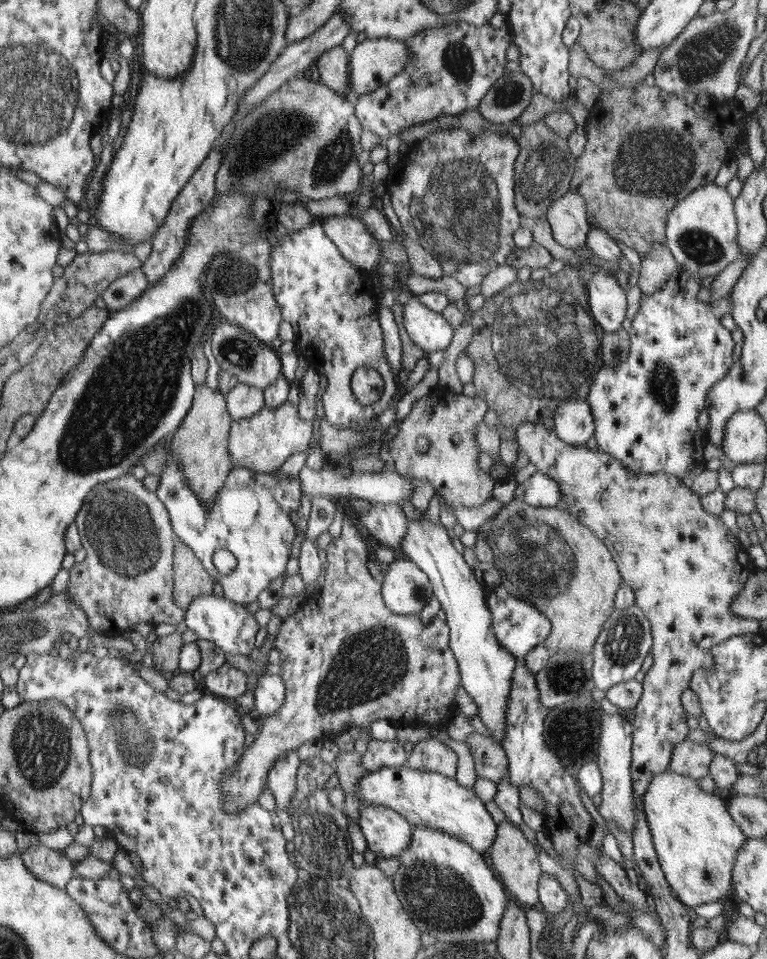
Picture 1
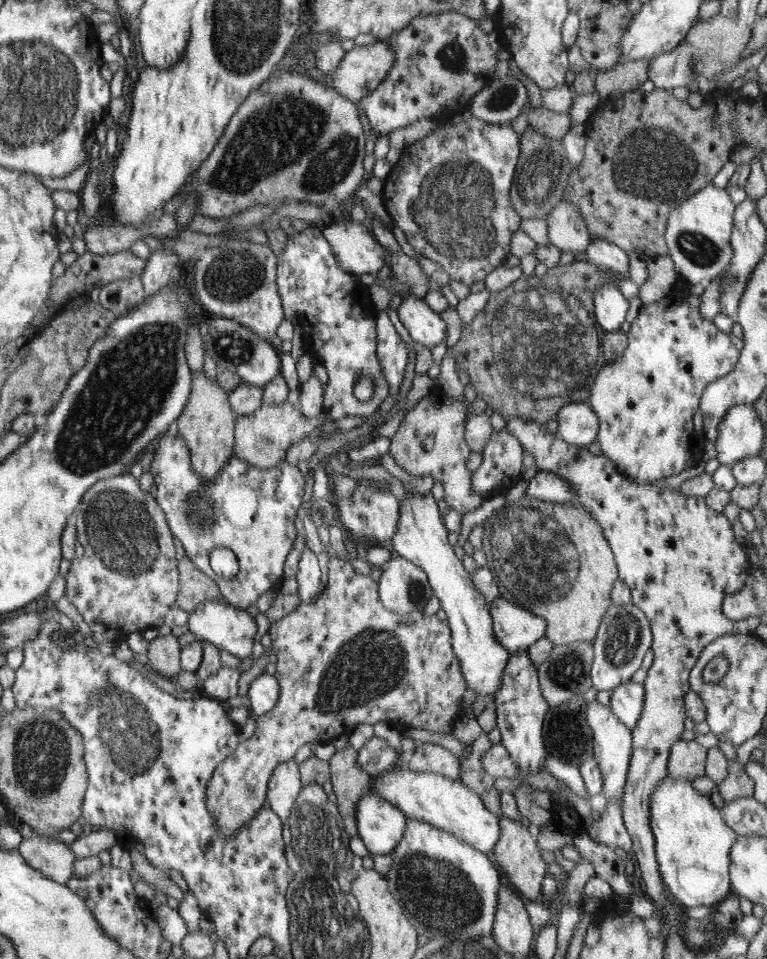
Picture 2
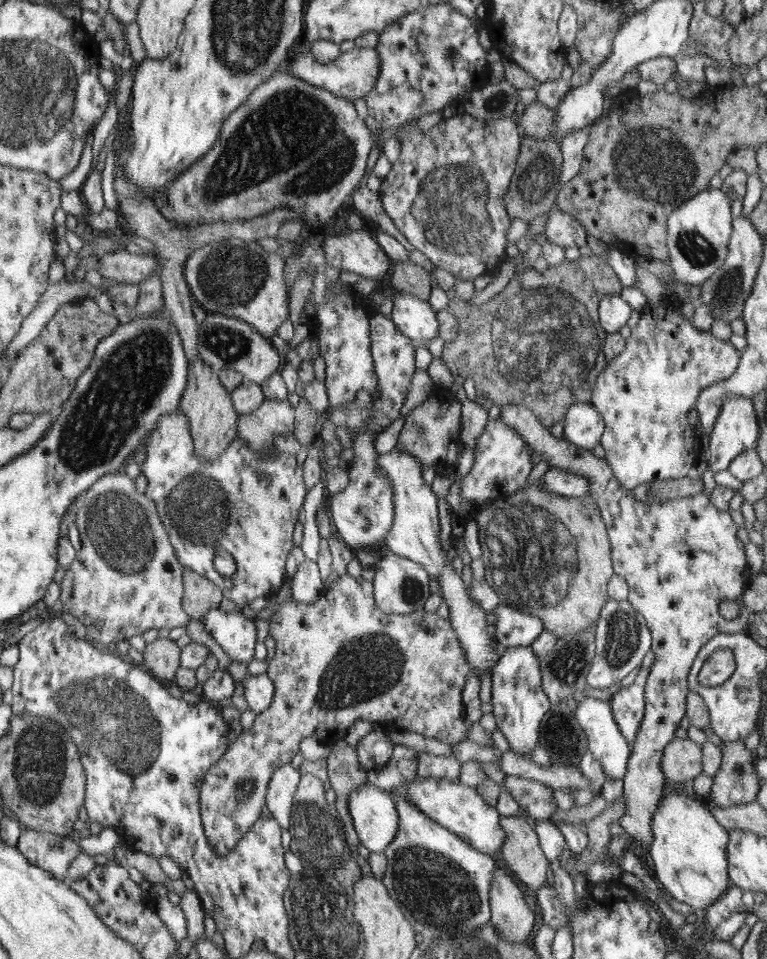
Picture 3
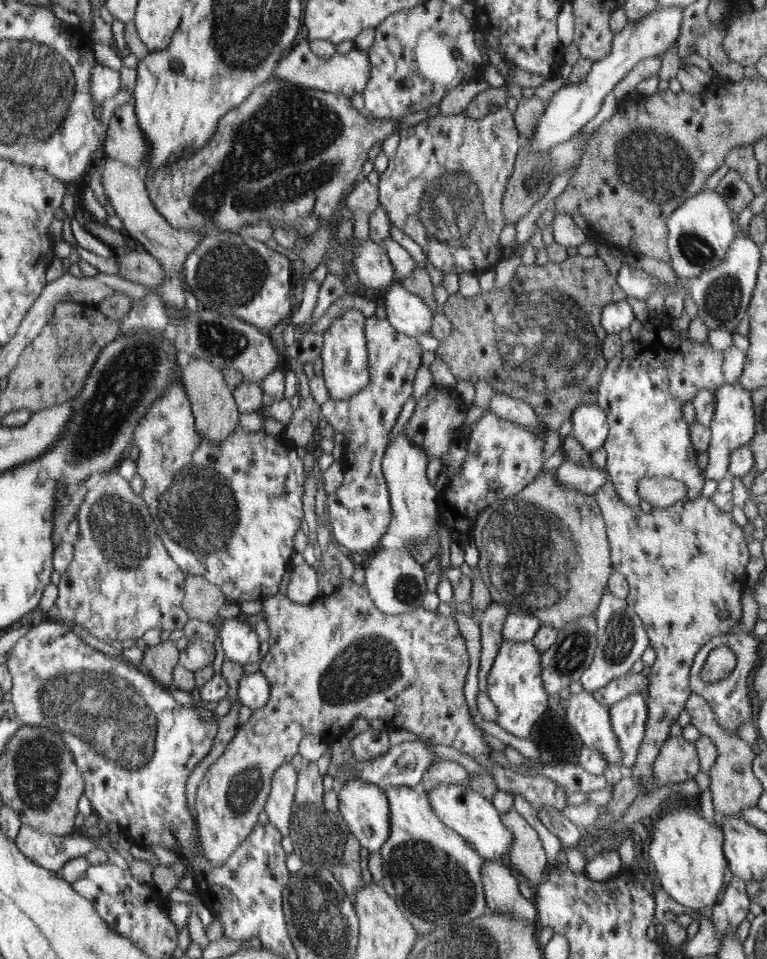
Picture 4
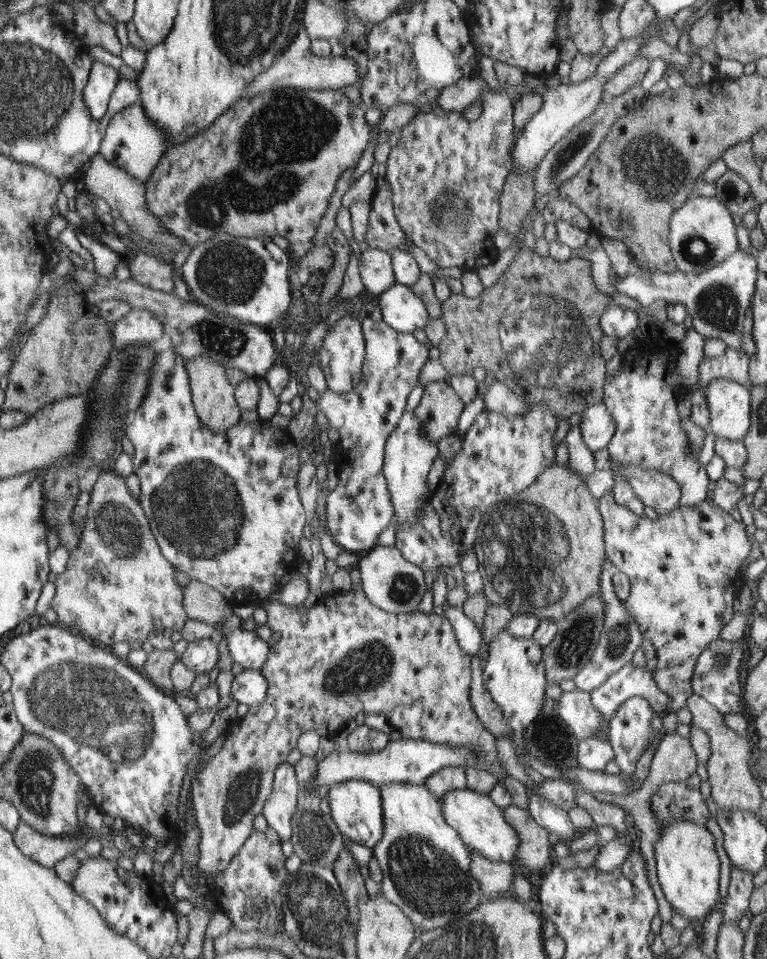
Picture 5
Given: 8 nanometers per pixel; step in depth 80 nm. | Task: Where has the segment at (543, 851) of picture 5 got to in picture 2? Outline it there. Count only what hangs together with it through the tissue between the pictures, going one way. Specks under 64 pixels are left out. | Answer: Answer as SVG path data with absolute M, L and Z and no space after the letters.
M504 816L499 819L499 829L500 838L491 853L492 860L500 866L508 882L514 884L515 890L522 898L526 901L540 901L542 883L549 875L547 865L538 849L537 837L533 836L524 825Z

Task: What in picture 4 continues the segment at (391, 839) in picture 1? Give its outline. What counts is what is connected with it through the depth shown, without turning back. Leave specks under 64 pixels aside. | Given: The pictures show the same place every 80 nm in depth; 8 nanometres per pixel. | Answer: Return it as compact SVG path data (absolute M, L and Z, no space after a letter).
M351 779L344 785L335 787L338 796L338 808L346 828L358 839L361 848L370 852L380 852L382 845L389 839L392 830L389 798L377 785L364 783L360 779Z

